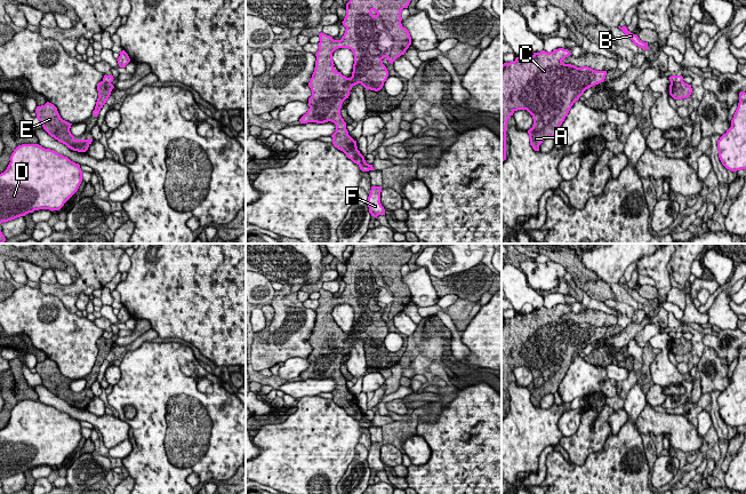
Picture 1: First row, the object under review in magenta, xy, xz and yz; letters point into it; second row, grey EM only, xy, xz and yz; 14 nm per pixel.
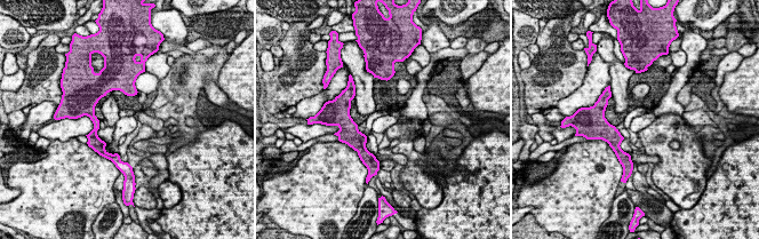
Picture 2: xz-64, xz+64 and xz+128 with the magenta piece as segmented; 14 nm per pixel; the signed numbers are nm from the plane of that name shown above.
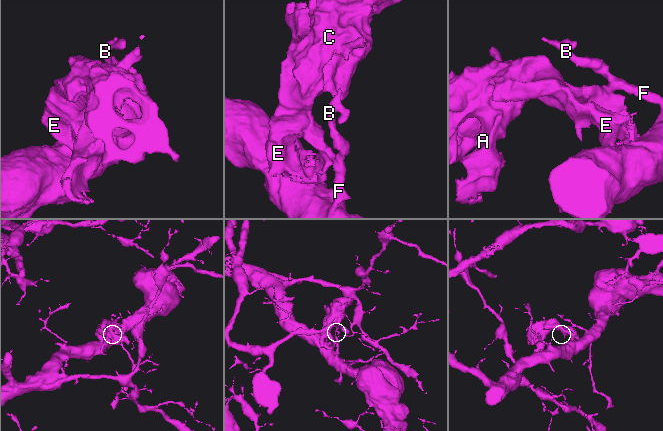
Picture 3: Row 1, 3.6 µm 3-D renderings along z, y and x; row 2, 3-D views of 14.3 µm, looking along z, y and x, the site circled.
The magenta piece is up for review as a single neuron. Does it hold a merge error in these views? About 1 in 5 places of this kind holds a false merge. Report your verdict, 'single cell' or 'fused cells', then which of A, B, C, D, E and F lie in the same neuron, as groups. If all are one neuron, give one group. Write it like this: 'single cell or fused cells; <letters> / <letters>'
fused cells; A C E / B D F

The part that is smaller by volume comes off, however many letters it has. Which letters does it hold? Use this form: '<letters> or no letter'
A, C, E

